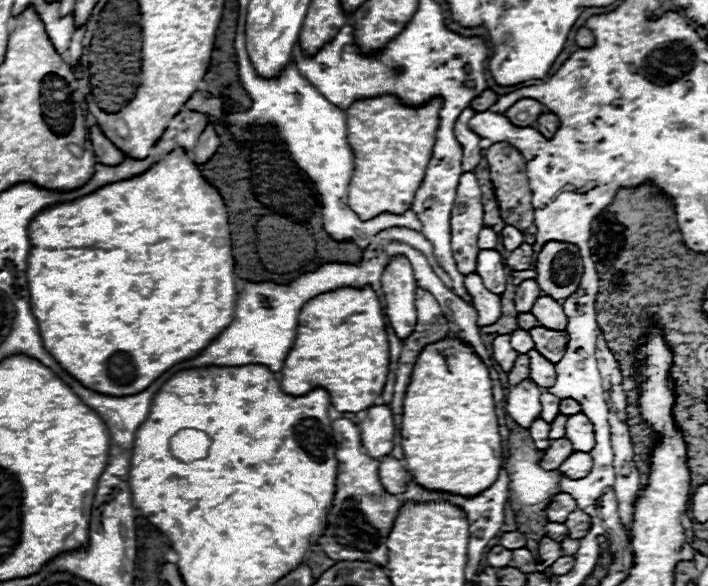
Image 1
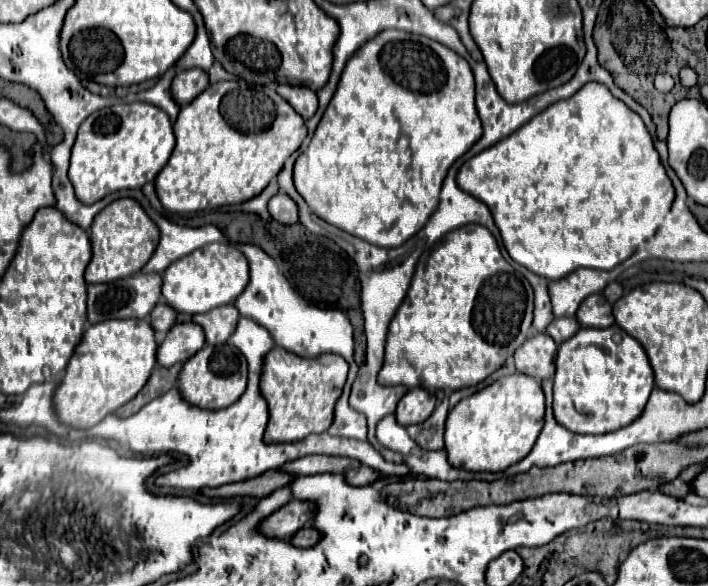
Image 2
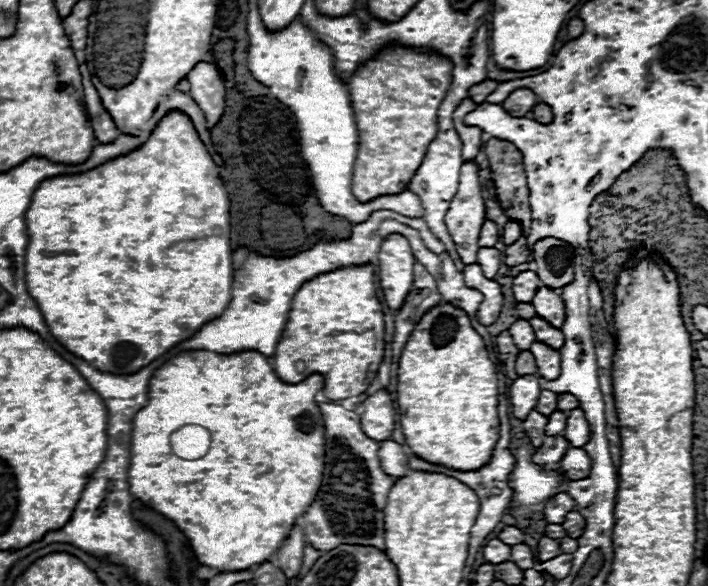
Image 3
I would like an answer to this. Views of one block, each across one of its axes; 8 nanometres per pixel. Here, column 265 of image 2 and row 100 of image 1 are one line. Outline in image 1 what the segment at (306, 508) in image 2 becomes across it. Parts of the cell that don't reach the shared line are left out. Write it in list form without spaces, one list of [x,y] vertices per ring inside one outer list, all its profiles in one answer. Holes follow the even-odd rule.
[[[522,98],[512,108],[508,108],[506,118],[512,124],[524,128],[524,126],[532,126],[538,120],[538,116],[544,114],[544,112],[546,112],[546,108],[540,102],[532,100],[532,98]]]

